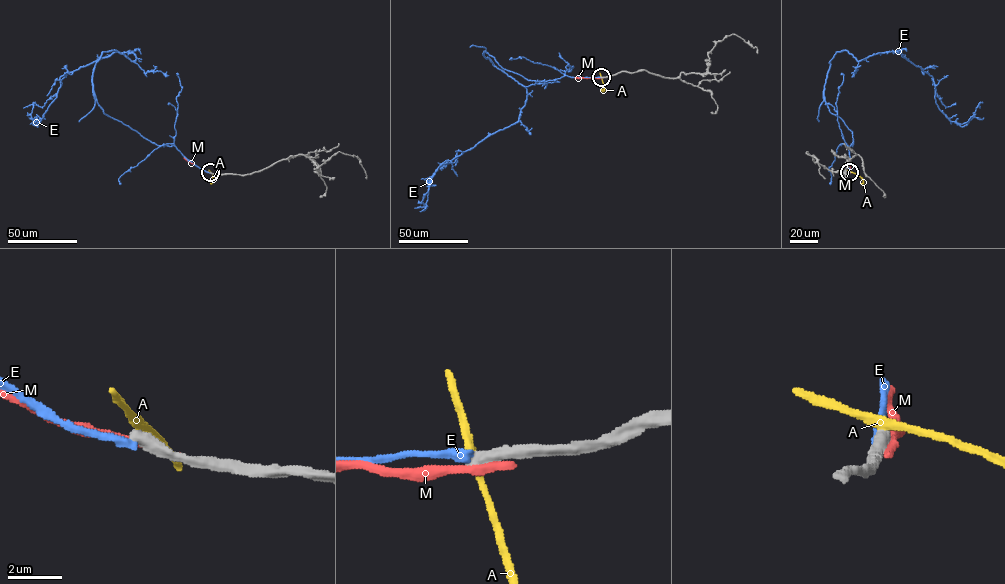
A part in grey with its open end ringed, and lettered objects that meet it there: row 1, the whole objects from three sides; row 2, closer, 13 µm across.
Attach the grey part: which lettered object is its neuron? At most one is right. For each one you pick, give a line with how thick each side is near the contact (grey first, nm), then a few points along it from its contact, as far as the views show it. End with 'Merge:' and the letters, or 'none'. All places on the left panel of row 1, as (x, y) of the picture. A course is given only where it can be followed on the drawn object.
Merge: none

